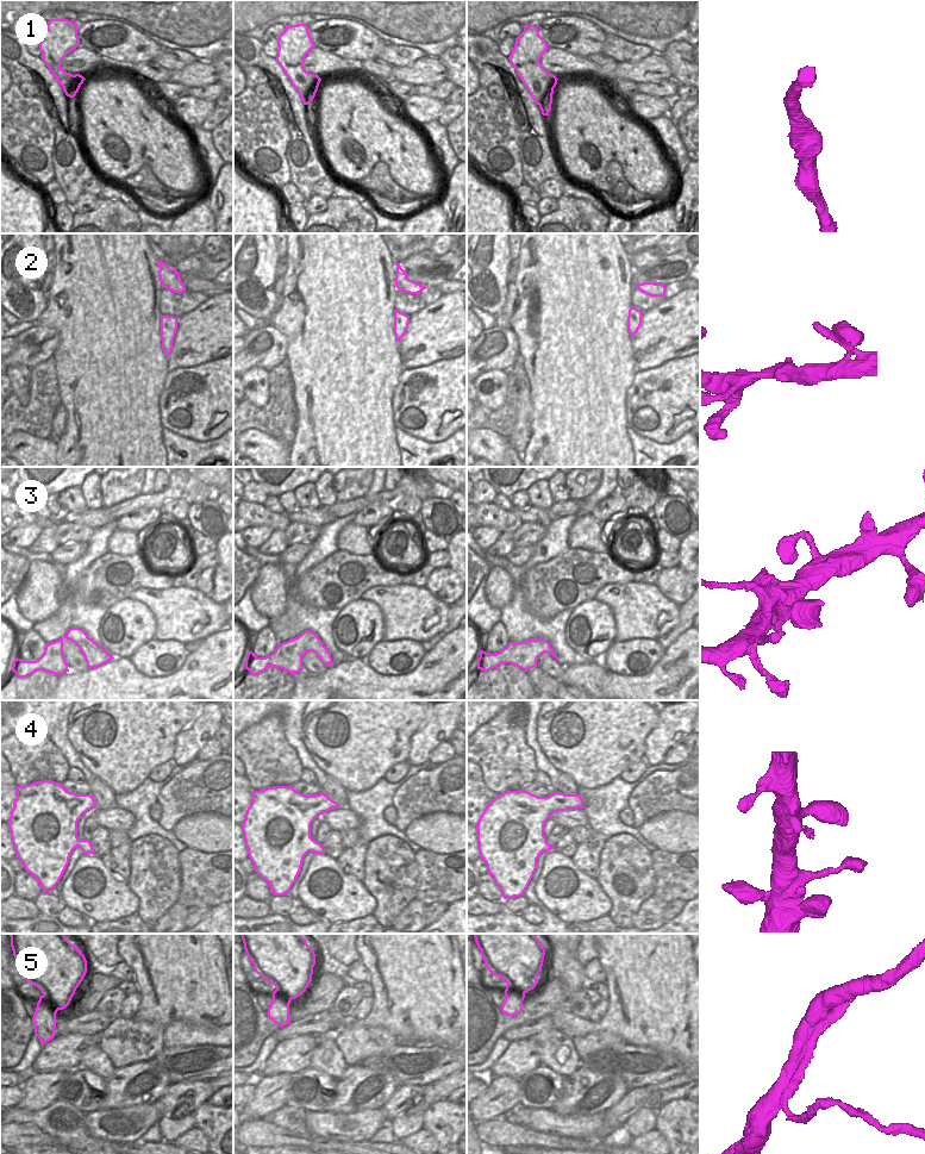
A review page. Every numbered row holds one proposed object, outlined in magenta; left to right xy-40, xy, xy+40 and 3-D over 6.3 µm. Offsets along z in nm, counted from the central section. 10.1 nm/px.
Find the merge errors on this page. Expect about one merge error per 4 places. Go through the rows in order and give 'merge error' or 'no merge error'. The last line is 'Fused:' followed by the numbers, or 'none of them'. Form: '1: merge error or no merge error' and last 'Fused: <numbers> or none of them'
1: no merge error
2: no merge error
3: no merge error
4: no merge error
5: no merge error
Fused: none of them

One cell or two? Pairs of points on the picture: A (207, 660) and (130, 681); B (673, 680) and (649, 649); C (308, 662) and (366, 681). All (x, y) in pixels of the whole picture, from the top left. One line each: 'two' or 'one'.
A: one
B: two
C: two

